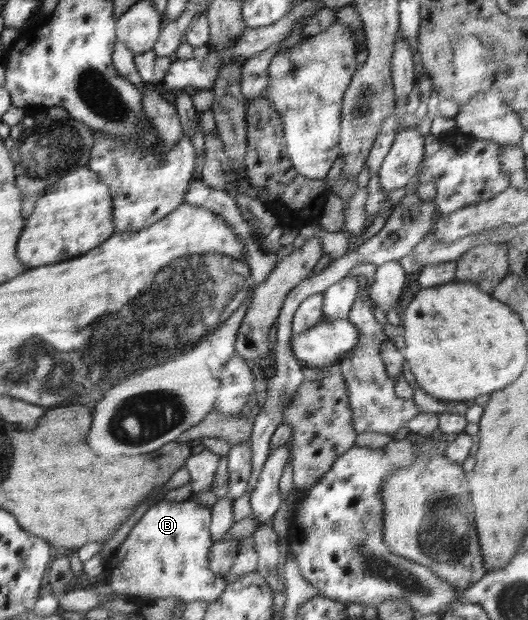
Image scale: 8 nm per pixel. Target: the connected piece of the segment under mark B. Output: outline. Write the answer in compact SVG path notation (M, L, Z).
M191 498L180 502L159 500L131 527L131 532L119 545L114 556L105 563L105 567L109 569L109 574L111 574L108 583L113 589L113 593L122 594L130 600L141 596L147 604L153 604L159 598L170 598L171 596L177 596L186 603L195 600L198 602L218 600L226 592L228 584L225 578L213 575L208 570L208 554L213 545L210 536L211 522L211 510L201 508Z

